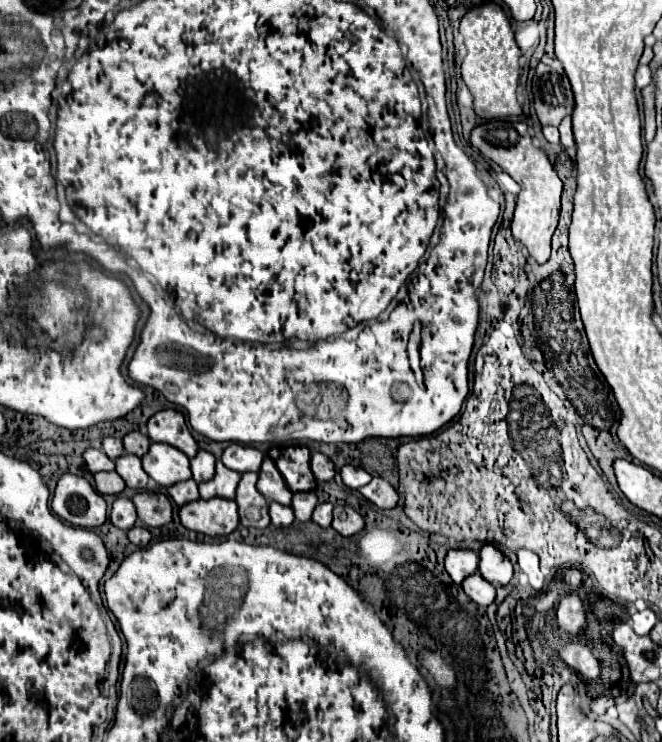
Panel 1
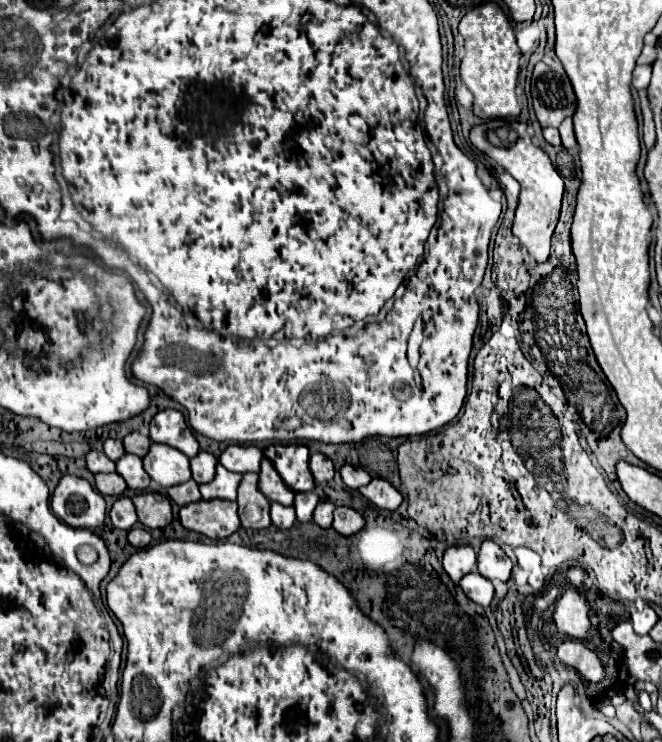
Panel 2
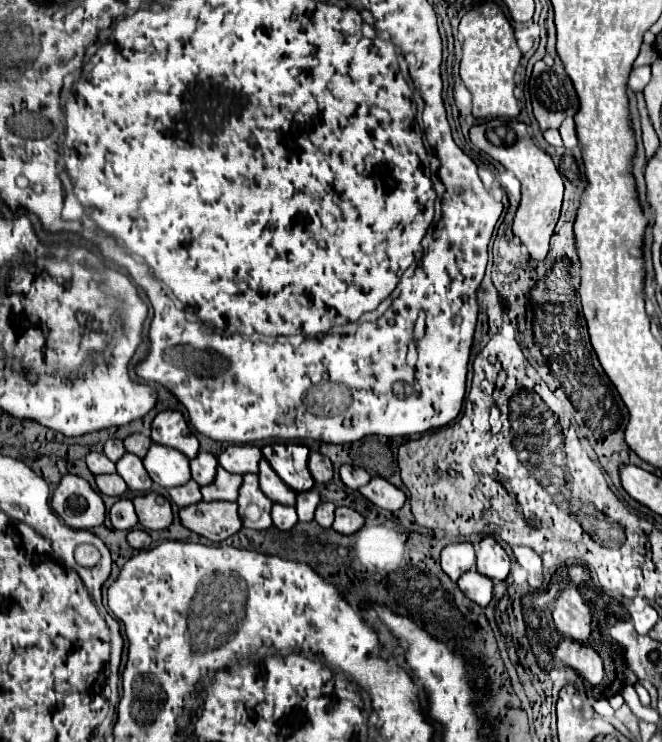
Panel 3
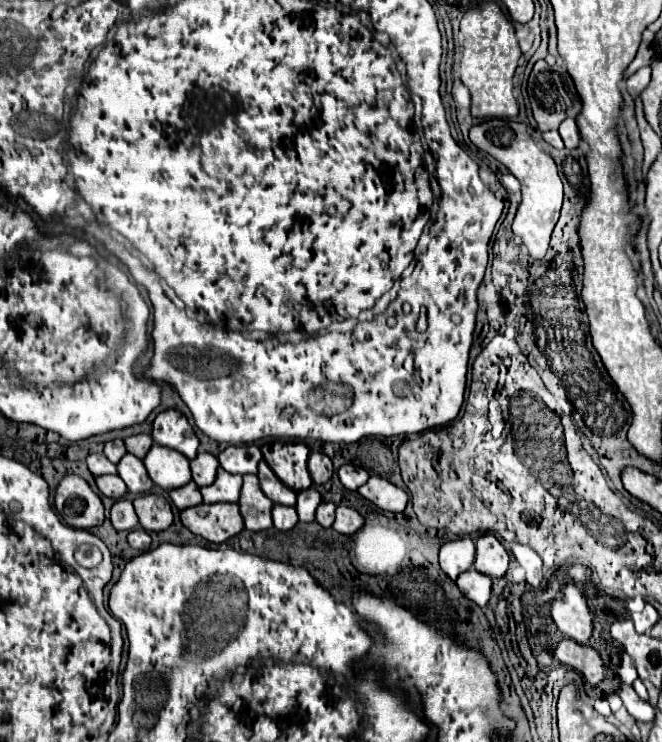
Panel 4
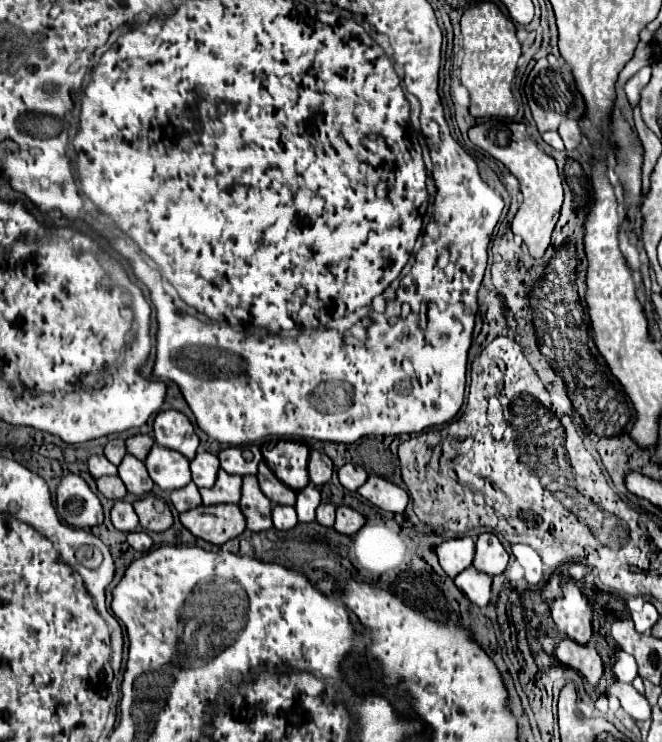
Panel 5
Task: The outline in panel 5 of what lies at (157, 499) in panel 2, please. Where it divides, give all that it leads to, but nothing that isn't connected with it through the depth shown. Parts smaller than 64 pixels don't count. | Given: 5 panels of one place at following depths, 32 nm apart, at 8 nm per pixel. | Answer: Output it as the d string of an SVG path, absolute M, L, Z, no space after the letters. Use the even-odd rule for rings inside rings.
M144 496L134 502L134 510L140 518L140 526L150 532L164 532L172 526L170 506L156 496Z

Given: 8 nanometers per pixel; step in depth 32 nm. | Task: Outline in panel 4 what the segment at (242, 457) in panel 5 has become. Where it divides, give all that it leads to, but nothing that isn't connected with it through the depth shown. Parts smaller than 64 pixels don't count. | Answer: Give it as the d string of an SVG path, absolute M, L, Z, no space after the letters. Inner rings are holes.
M228 446L218 454L220 466L230 474L256 474L258 462L262 460L262 452L258 446Z

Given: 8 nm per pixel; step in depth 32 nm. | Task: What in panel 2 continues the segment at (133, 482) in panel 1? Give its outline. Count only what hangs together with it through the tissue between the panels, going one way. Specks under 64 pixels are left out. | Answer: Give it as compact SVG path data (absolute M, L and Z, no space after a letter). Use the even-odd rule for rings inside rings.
M124 454L116 462L116 472L126 480L128 488L132 490L146 490L150 484L150 476L142 468L142 460L134 454Z

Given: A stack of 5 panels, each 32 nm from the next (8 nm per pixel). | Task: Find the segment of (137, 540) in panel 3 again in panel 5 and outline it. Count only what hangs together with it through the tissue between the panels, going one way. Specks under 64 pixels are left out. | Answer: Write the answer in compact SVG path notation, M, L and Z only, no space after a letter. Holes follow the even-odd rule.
M130 532L128 534L128 544L134 548L134 550L140 550L140 552L148 552L150 546L152 546L152 538L146 534L146 532Z

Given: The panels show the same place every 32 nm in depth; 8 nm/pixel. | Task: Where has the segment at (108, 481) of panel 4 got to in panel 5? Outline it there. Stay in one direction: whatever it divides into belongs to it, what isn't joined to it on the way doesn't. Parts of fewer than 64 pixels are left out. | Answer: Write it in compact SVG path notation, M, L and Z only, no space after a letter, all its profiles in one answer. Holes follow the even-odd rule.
M102 476L96 480L98 490L112 500L122 500L126 496L126 486L122 484L122 480L118 476Z

